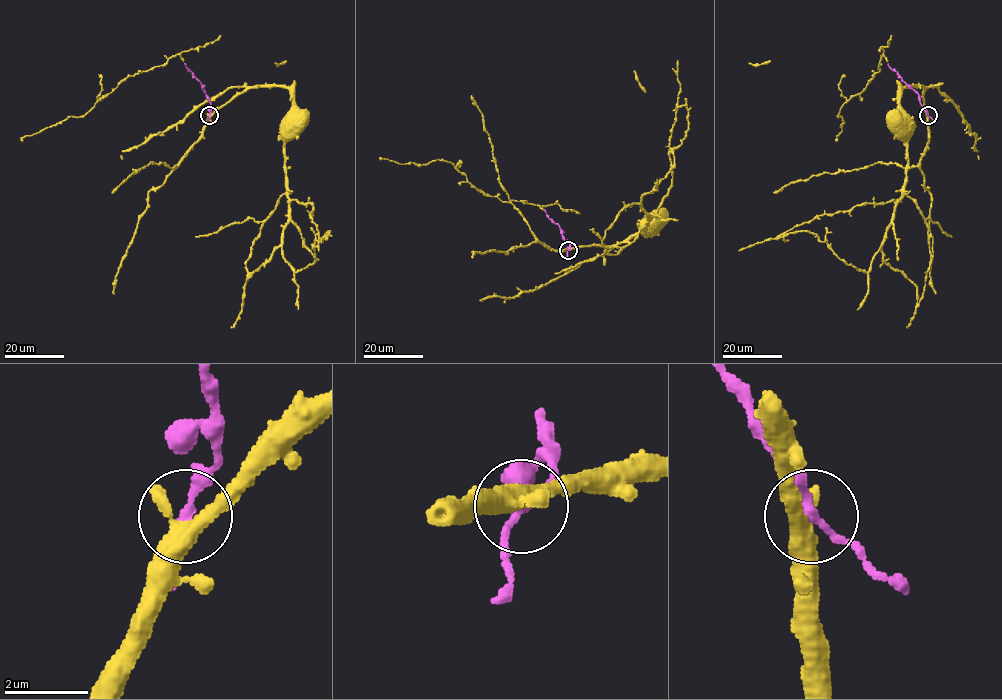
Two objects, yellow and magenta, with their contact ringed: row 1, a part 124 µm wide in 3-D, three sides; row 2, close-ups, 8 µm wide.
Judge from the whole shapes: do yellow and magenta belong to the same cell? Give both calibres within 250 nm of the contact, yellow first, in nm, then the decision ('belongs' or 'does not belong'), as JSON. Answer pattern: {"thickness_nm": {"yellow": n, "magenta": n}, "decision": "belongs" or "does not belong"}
{"thickness_nm": {"yellow": 360, "magenta": 200}, "decision": "belongs"}

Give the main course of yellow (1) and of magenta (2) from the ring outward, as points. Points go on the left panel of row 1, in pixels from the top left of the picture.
1: (209, 116), (250, 88), (285, 86), (293, 100), (293, 118), (289, 124)
2: (209, 115), (212, 106), (207, 95), (184, 63)

